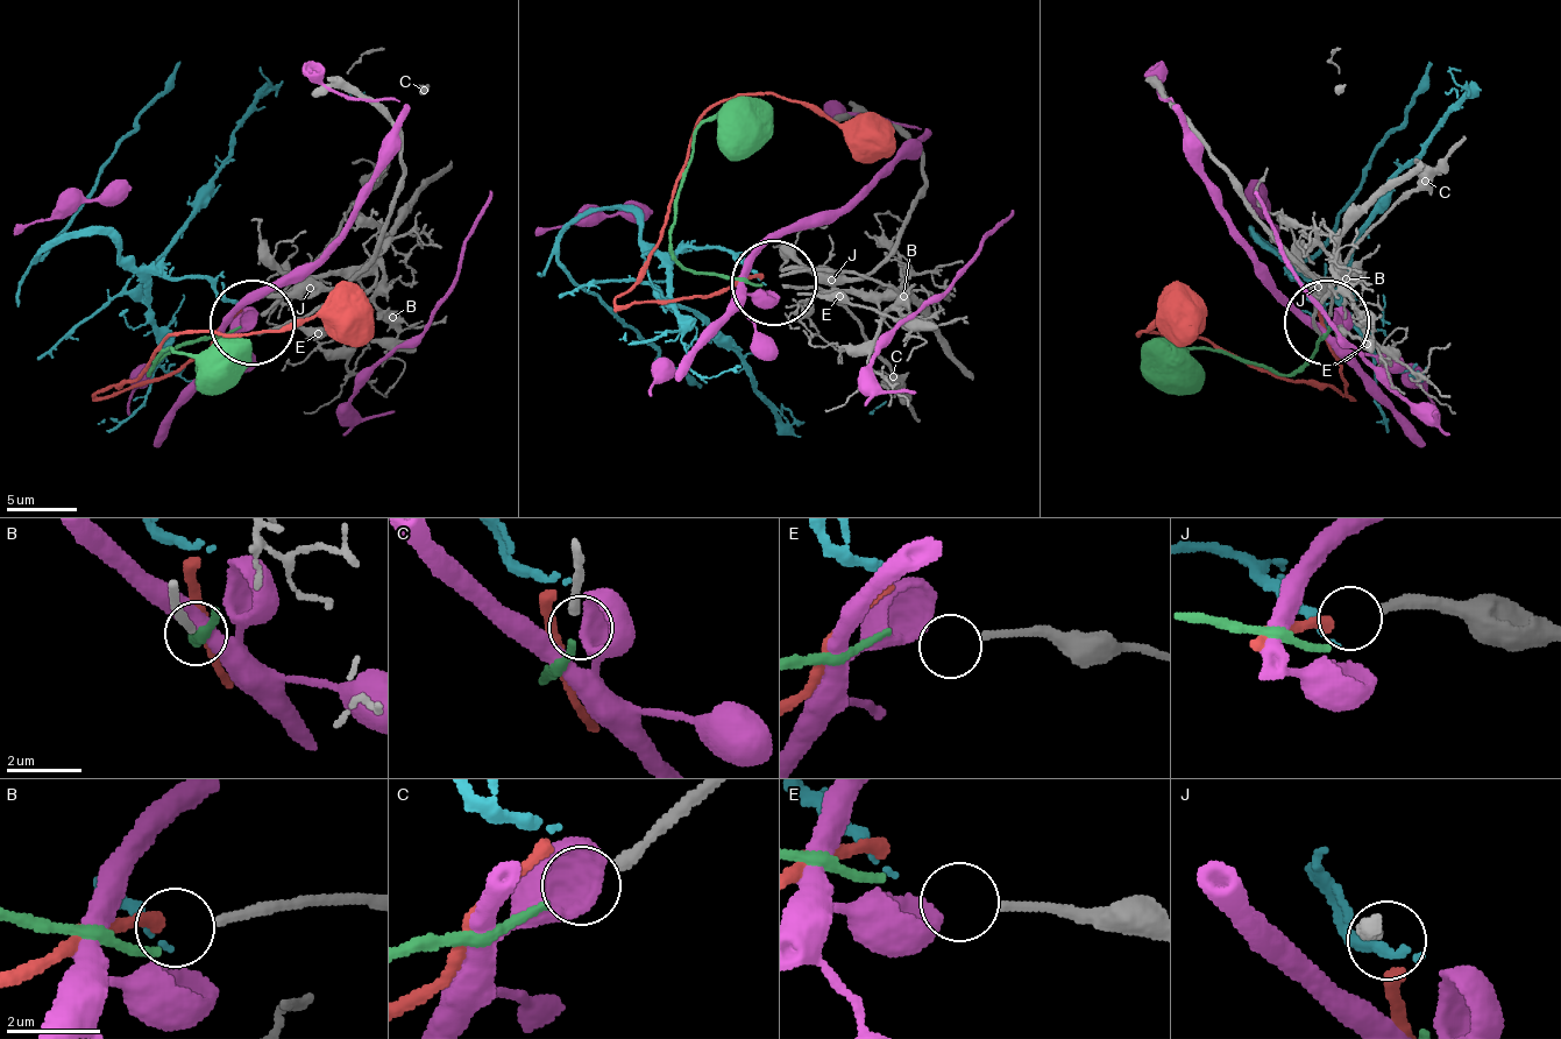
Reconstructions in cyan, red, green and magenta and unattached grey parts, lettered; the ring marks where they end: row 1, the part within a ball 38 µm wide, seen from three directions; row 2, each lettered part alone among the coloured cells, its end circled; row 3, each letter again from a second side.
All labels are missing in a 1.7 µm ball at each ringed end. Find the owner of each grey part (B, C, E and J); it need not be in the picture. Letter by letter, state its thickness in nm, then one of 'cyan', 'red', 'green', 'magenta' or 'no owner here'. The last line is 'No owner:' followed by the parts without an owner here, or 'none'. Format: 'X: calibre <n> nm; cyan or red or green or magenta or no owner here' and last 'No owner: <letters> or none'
B: calibre 200 nm; no owner here
C: calibre 240 nm; green
E: calibre 190 nm; no owner here
J: calibre 320 nm; no owner here
No owner: B, E, J

